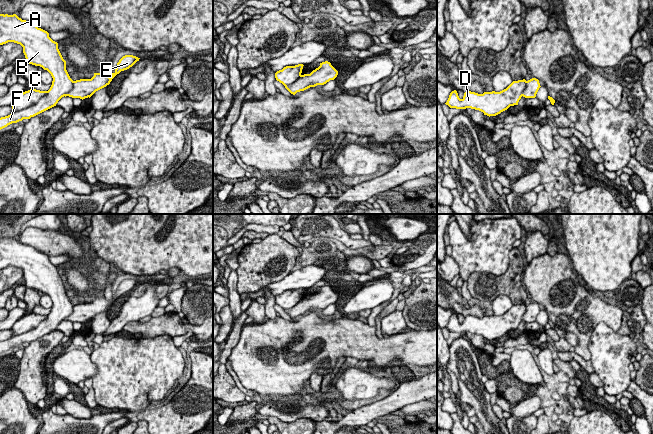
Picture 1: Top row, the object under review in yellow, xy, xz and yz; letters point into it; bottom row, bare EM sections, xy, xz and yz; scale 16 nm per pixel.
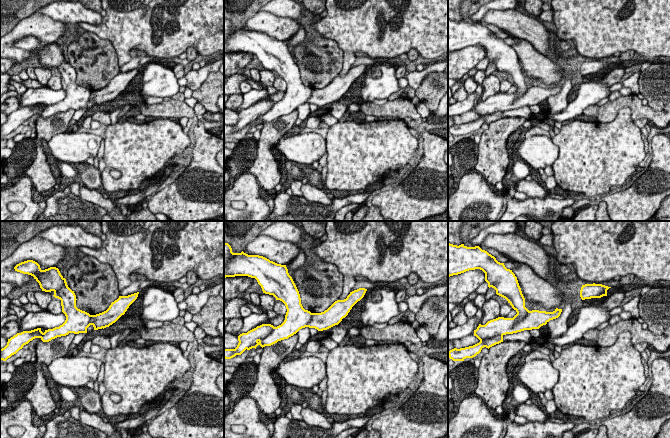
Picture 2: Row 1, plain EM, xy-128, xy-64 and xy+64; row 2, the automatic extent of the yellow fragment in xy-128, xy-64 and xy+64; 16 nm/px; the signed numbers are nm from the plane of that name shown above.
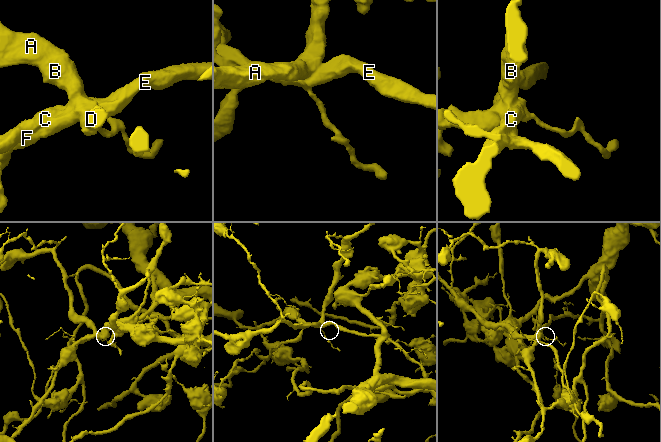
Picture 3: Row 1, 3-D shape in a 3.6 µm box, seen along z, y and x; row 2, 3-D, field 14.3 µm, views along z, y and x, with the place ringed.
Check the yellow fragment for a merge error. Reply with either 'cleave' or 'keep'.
cleave

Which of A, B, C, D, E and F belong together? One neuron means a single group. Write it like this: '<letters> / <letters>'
A B D F / C E

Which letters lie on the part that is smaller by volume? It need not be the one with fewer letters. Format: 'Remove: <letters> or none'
Remove: A, B, D, F

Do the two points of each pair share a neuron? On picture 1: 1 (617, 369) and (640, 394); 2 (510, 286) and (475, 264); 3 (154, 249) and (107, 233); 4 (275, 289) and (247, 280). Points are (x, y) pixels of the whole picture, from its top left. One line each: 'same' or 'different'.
1: different
2: different
3: same
4: different

